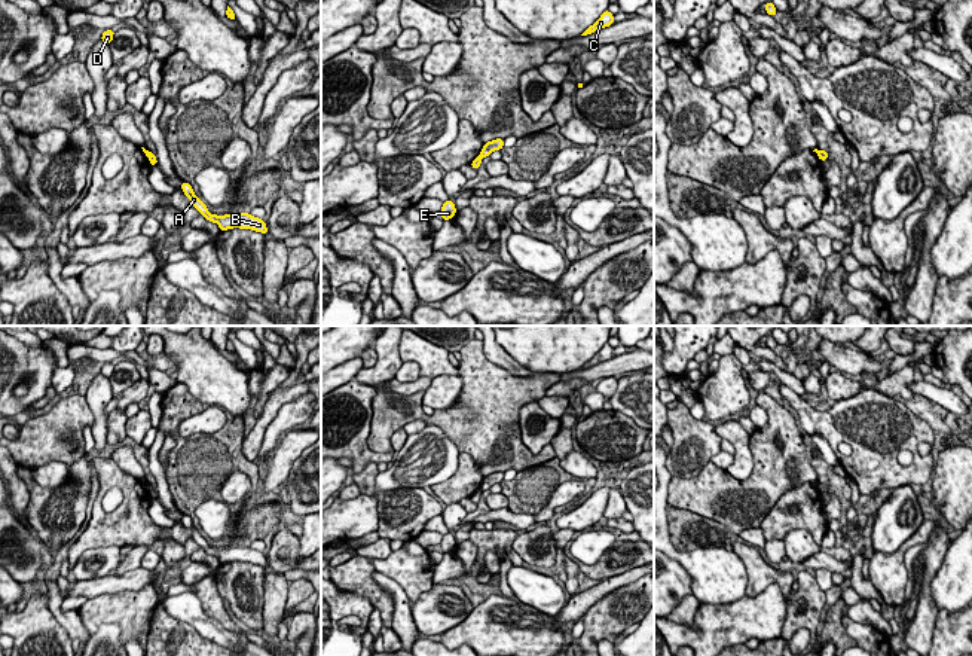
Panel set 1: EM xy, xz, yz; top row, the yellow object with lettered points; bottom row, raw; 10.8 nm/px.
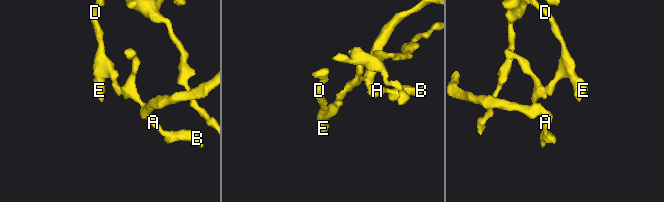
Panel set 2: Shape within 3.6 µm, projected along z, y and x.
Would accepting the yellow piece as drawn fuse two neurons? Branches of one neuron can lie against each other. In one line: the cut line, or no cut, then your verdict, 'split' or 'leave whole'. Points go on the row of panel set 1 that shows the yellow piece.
cut in xy along (146, 150), (147, 156); split

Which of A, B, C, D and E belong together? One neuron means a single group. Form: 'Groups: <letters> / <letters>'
Groups: A B C / D E

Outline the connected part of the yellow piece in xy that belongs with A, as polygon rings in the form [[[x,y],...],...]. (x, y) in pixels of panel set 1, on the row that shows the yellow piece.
[[[181,183],[183,193],[190,199],[190,204],[208,220],[218,225],[220,231],[227,231],[233,228],[239,229],[251,229],[256,232],[268,234],[268,226],[265,220],[251,216],[250,213],[236,213],[236,214],[224,214],[217,216],[211,214],[207,205],[195,195],[190,183]]]

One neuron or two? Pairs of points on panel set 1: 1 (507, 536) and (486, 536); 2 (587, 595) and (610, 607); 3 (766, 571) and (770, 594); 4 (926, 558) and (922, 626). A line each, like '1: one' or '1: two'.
1: one
2: two
3: two
4: one

